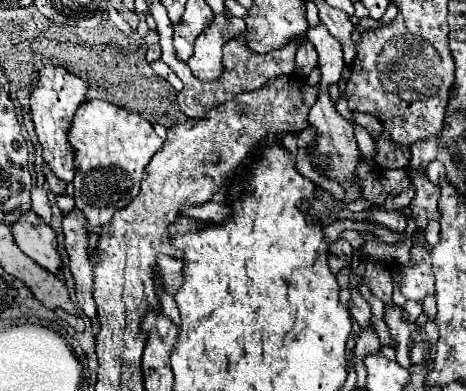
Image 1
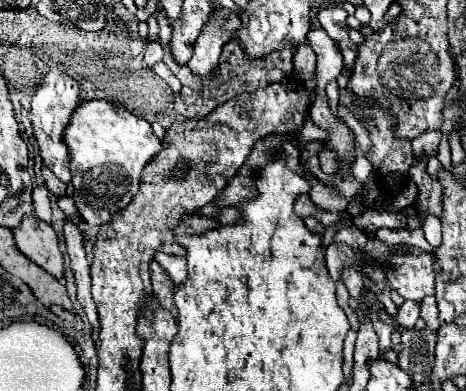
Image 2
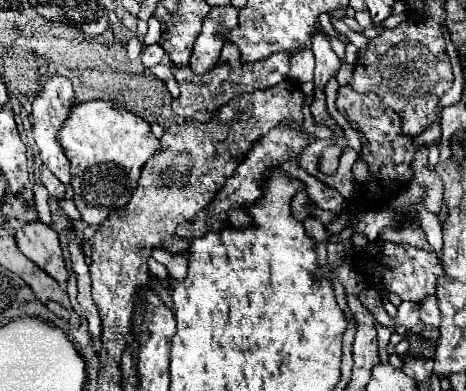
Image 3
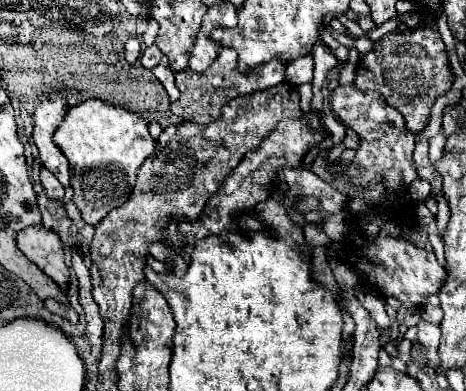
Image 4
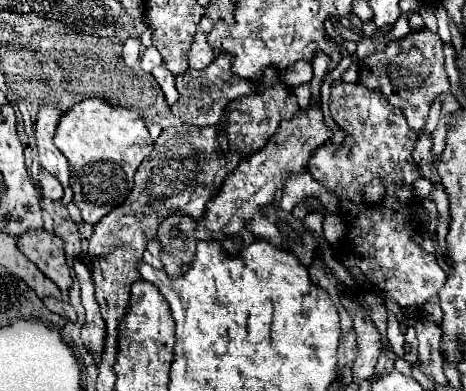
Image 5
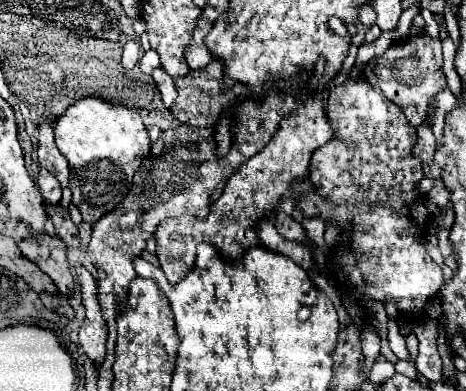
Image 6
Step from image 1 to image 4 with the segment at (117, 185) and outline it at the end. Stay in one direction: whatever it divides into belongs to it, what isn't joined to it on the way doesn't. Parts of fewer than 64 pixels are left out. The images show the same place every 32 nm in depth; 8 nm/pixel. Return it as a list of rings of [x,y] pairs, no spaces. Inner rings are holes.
[[[96,98],[72,106],[56,130],[54,142],[70,162],[74,204],[82,212],[82,220],[92,226],[100,224],[110,210],[120,208],[128,200],[138,168],[158,148],[158,142],[150,136],[148,122],[144,118]]]

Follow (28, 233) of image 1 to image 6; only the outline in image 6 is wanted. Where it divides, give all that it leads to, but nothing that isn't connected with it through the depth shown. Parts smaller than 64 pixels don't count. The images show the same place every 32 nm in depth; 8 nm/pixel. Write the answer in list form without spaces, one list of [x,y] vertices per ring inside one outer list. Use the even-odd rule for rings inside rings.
[[[48,234],[34,236],[32,240],[22,240],[18,244],[20,252],[32,260],[44,274],[52,278],[52,282],[58,286],[60,294],[70,294],[74,288],[74,278],[68,268],[66,258],[66,246],[60,238],[52,238]]]

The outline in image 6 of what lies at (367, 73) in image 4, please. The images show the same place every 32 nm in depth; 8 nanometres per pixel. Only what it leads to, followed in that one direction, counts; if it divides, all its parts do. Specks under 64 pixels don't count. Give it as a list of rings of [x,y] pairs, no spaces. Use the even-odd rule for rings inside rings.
[[[426,32],[408,36],[400,40],[400,44],[392,42],[392,46],[384,54],[374,56],[362,68],[362,74],[364,80],[368,78],[372,86],[378,86],[384,92],[384,96],[388,96],[388,100],[402,108],[402,112],[414,128],[420,128],[420,124],[424,124],[430,100],[436,98],[440,90],[448,88],[446,74],[442,70],[442,42],[440,38],[432,38]]]

